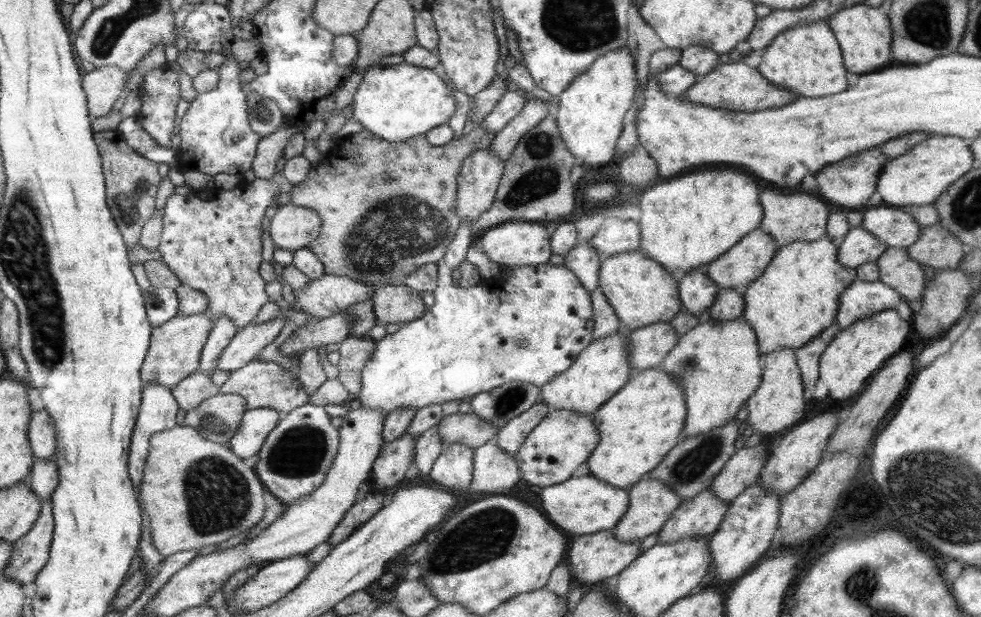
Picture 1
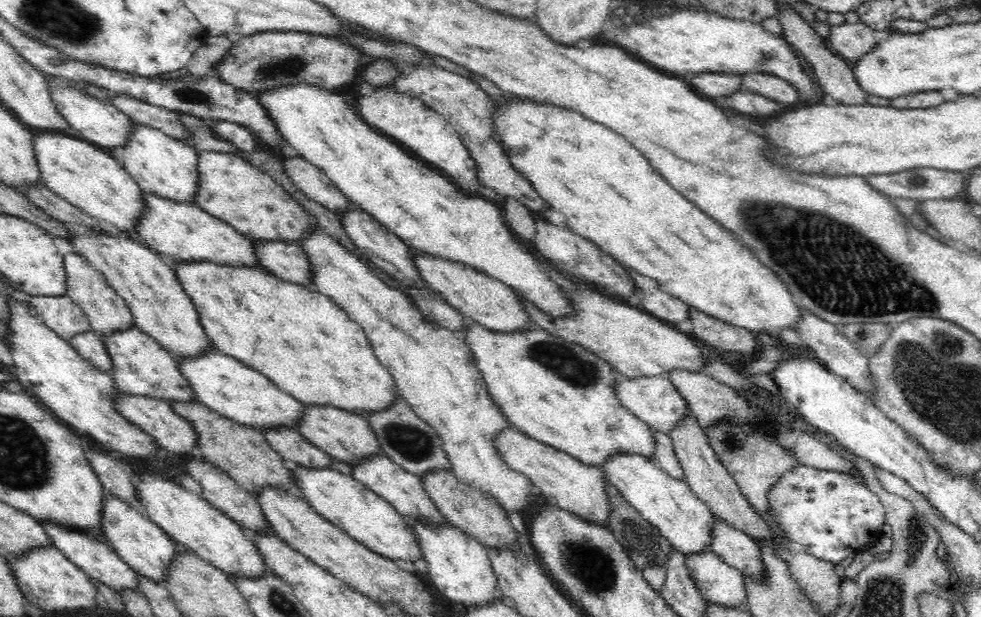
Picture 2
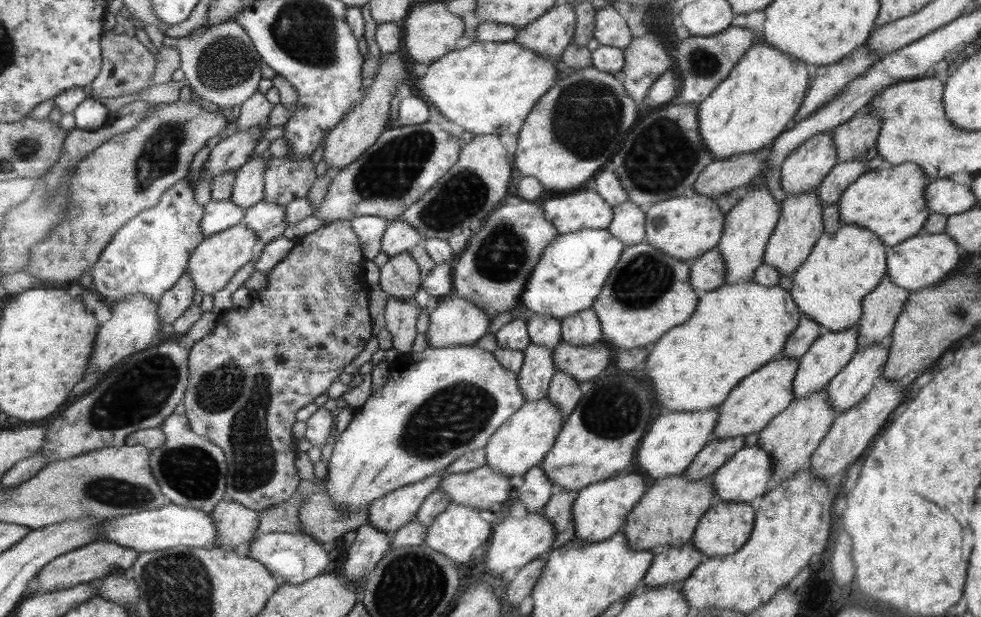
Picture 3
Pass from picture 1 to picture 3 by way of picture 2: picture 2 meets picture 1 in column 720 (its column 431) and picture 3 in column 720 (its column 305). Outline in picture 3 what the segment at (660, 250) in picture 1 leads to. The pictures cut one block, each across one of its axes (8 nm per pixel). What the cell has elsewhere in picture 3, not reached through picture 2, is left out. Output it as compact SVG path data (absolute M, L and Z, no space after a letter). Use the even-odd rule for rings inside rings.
M764 40L754 42L730 70L728 76L698 106L700 136L715 160L770 148L798 112L810 76L802 60L772 47Z

